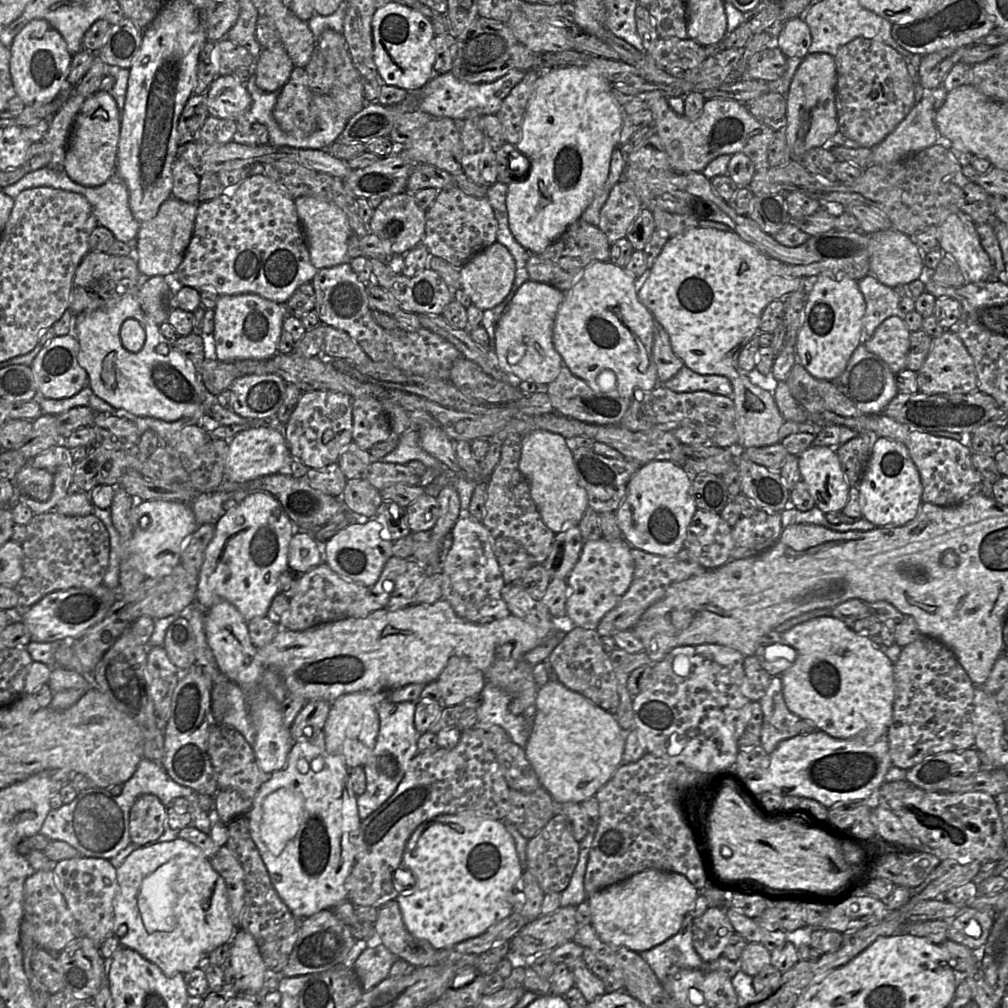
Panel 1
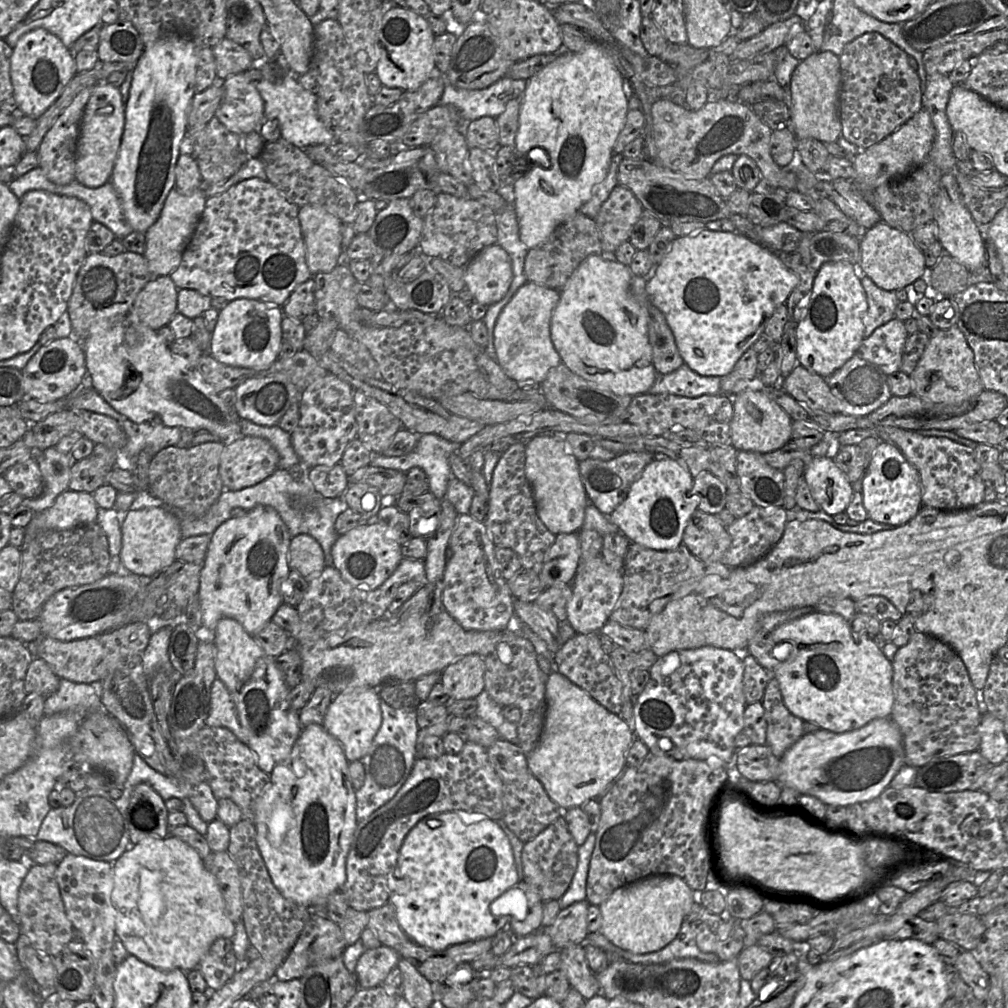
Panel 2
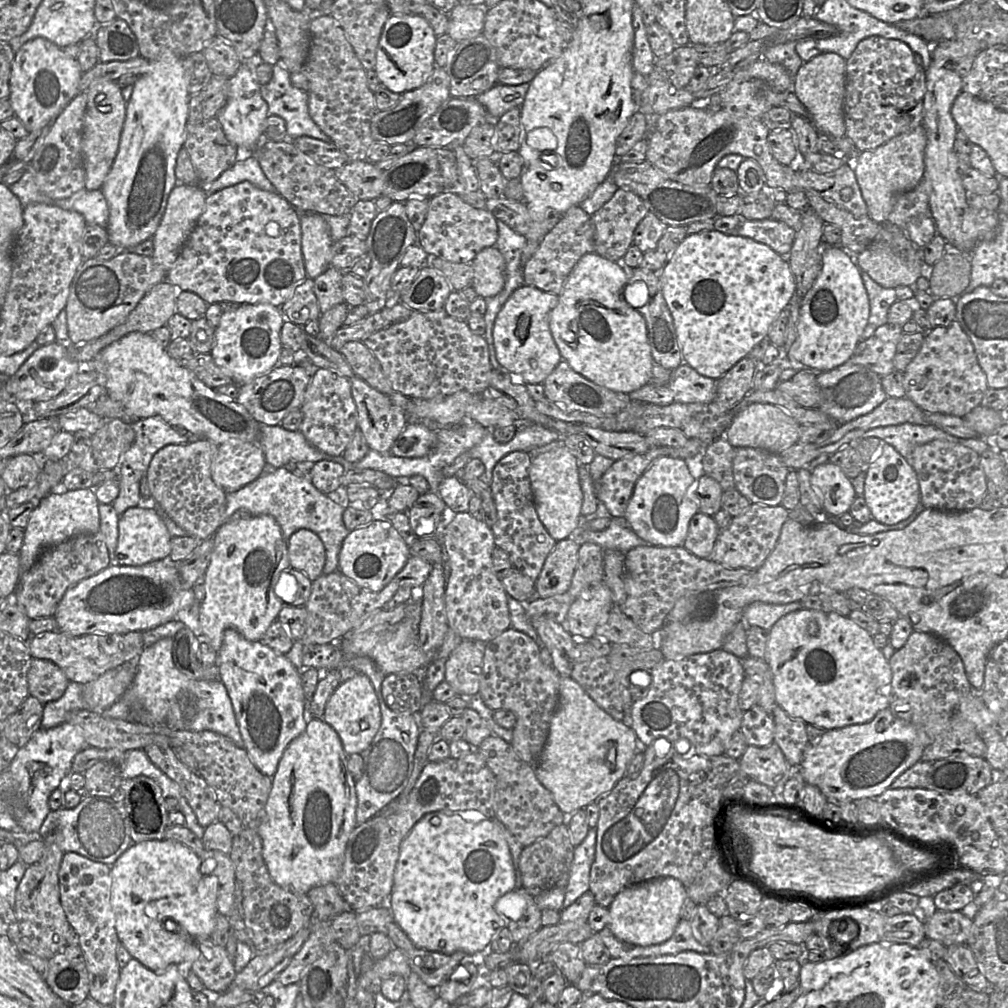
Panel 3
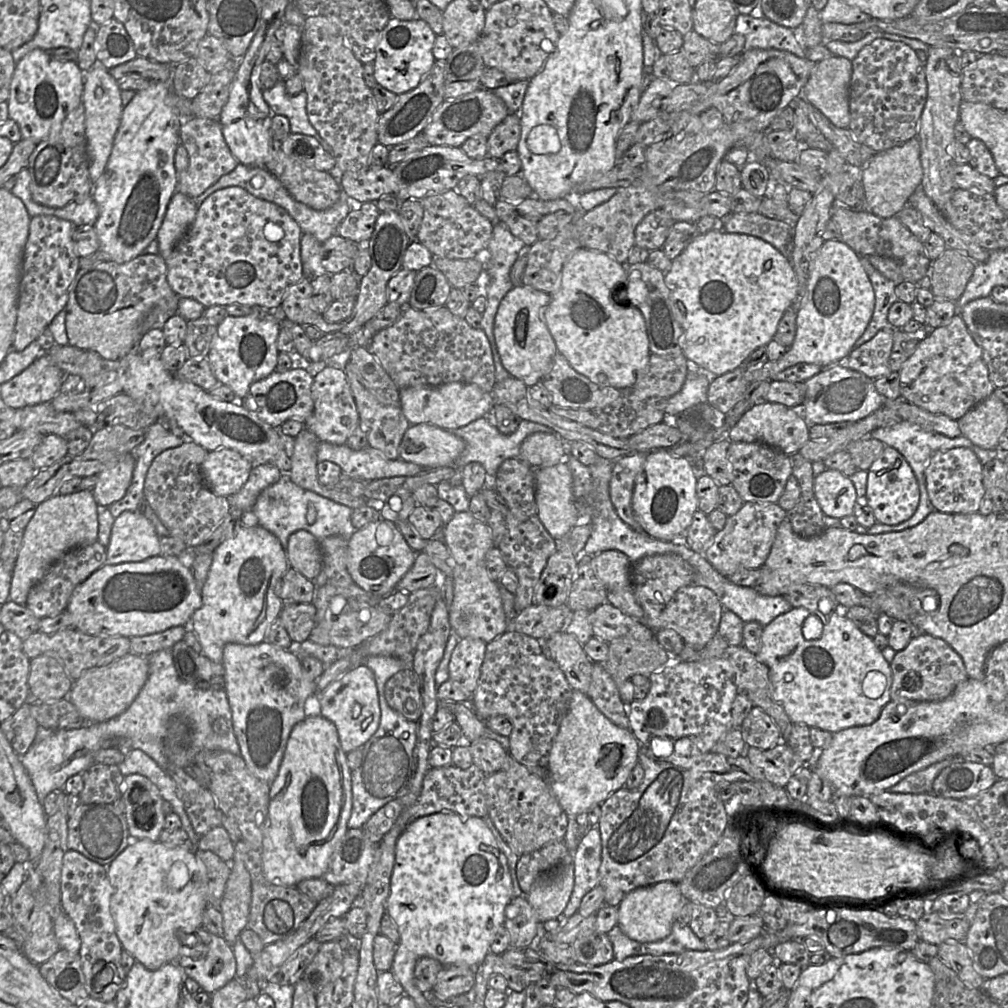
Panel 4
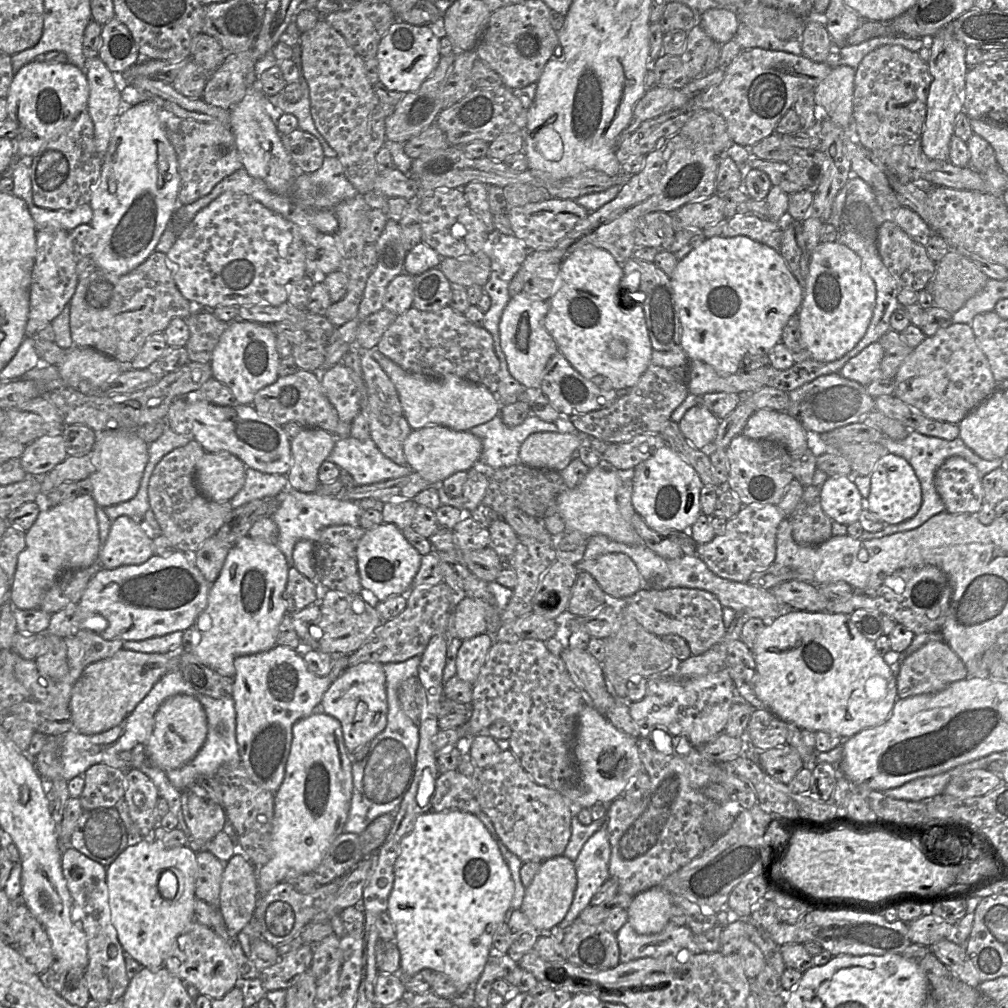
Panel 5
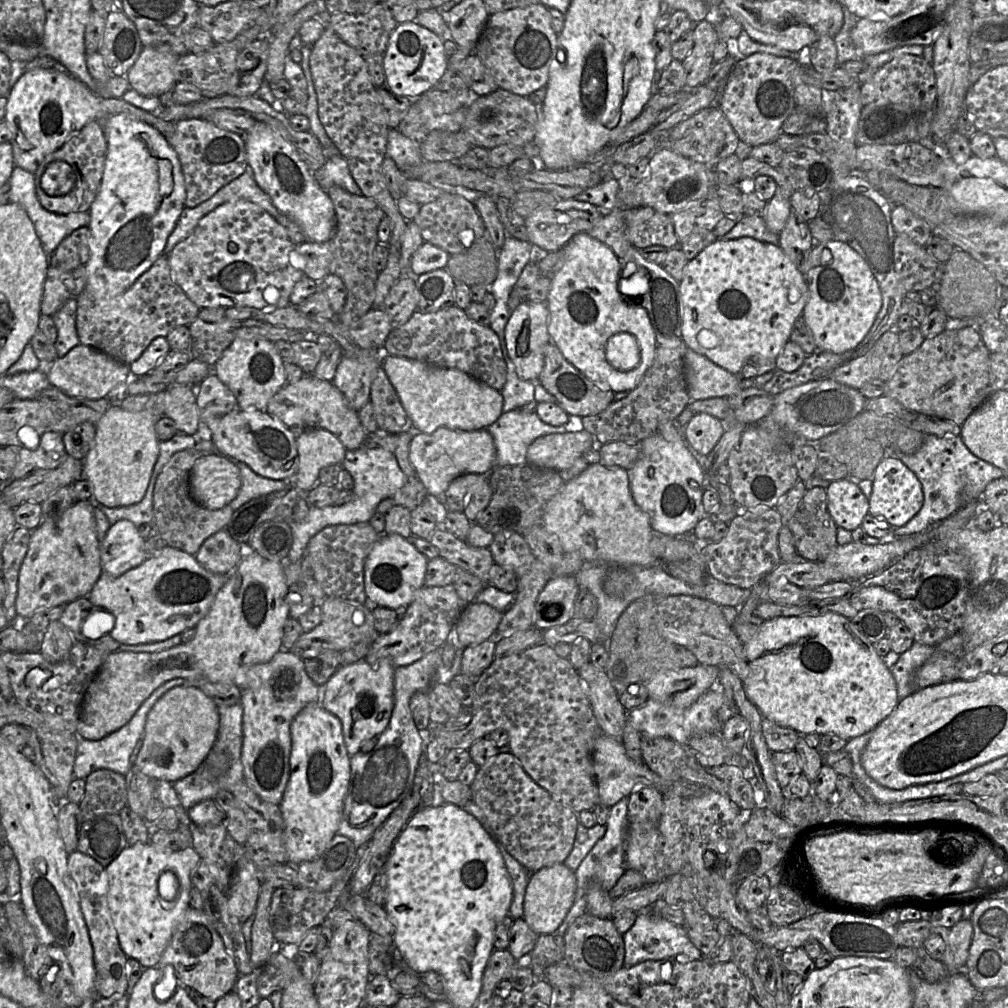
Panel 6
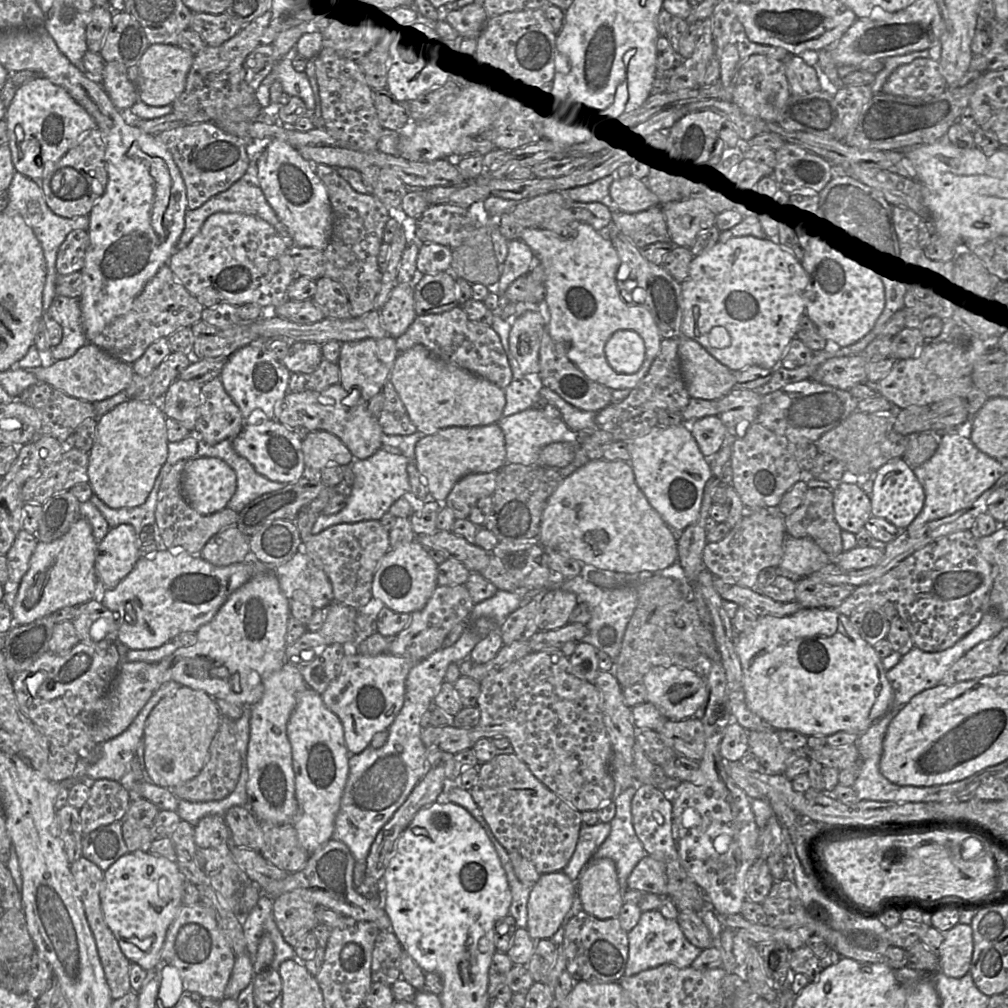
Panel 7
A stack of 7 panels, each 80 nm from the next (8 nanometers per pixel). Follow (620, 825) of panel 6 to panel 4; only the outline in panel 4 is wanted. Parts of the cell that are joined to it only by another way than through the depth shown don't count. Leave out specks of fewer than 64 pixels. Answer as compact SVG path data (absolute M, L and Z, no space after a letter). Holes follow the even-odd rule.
M591 826L581 838L572 854L574 865L574 887L569 902L563 912L563 921L574 915L582 898L599 885L602 844L598 826Z

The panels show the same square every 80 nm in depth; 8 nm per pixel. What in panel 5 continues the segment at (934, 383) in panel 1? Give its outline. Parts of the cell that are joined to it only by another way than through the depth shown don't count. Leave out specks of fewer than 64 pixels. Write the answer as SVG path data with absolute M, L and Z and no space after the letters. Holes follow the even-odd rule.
M951 323L948 327L939 329L934 335L926 336L904 360L894 380L894 396L927 417L957 425L996 391L988 360L979 348L972 328L964 323Z

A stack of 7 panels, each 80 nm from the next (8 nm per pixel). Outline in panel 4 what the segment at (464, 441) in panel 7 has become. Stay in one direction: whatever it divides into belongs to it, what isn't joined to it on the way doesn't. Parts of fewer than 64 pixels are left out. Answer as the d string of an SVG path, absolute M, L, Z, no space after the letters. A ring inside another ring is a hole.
M415 424L403 435L399 457L422 468L454 467L464 449L464 441L453 432L432 424Z

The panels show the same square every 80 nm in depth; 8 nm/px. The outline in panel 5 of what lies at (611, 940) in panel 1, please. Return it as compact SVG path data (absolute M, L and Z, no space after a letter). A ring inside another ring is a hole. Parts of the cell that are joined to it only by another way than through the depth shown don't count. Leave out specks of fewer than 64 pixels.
M660 887L635 895L627 908L628 922L635 932L641 935L661 932L670 921L672 896Z

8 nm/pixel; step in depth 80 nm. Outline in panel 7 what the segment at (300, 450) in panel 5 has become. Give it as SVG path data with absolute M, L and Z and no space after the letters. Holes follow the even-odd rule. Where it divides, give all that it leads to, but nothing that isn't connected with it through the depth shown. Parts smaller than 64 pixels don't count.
M309 431L301 441L304 457L303 478L317 479L320 471L330 464L345 466L352 462L353 455L346 445L327 431Z

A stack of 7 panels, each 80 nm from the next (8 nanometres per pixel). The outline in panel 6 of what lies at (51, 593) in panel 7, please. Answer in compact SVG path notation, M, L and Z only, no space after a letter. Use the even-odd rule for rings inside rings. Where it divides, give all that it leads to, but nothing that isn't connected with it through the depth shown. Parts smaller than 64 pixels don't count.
M78 500L59 518L44 519L31 532L29 548L19 571L15 601L18 623L30 618L38 611L64 607L76 599L87 597L102 573L100 542L95 531L94 505L91 500Z

